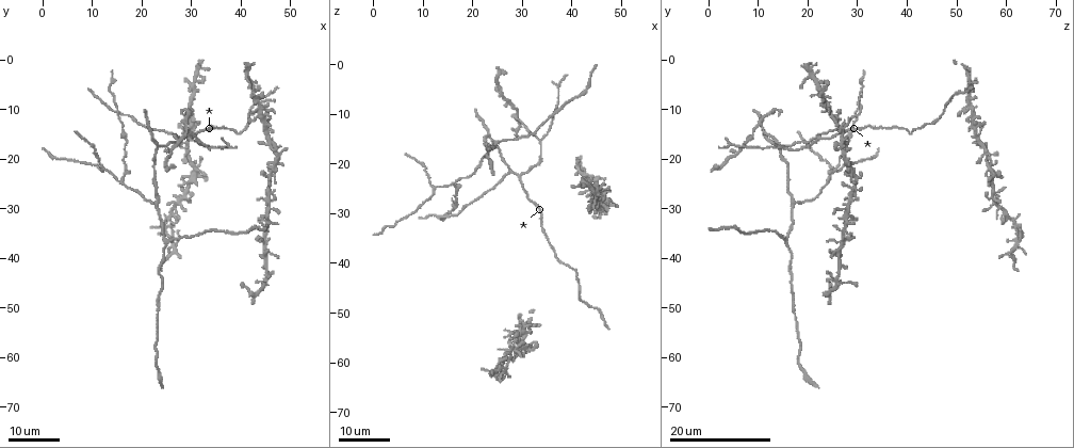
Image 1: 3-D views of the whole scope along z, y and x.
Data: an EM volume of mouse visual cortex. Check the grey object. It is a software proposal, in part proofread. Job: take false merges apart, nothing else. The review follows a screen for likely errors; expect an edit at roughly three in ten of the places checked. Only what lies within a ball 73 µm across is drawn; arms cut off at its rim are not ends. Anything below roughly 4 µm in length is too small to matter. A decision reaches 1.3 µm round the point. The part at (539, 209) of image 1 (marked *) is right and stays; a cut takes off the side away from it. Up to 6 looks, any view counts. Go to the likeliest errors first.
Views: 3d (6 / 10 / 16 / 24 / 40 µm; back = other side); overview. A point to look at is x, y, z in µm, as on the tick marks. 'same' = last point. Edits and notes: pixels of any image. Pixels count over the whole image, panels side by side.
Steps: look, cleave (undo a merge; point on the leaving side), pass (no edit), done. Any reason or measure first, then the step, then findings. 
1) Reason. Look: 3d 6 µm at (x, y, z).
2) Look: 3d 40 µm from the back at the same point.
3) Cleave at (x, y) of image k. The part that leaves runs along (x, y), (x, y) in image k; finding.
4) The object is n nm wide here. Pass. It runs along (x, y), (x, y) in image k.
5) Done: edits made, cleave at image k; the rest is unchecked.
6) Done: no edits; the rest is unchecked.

A fork. Look: 3d 16 µm at (16.0, 24.0, 24.0).

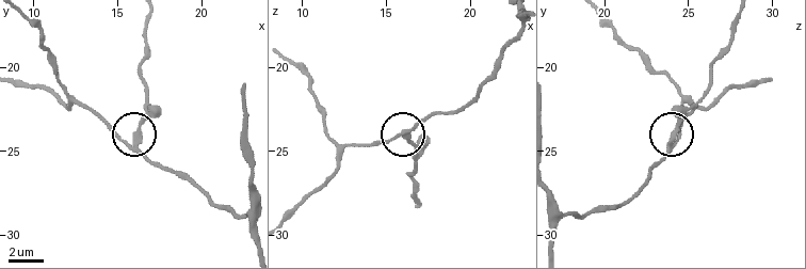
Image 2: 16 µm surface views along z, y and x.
Closer look. Look: 3d 10 µm at (16.0, 24.2, 24.1).

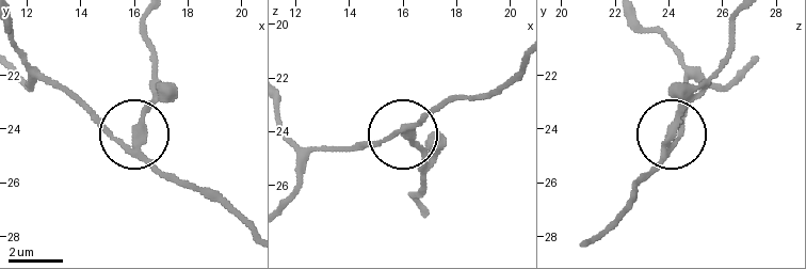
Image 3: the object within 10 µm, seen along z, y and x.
Closer look. Look: 3d 6 µm at (16.0, 24.2, 24.0).

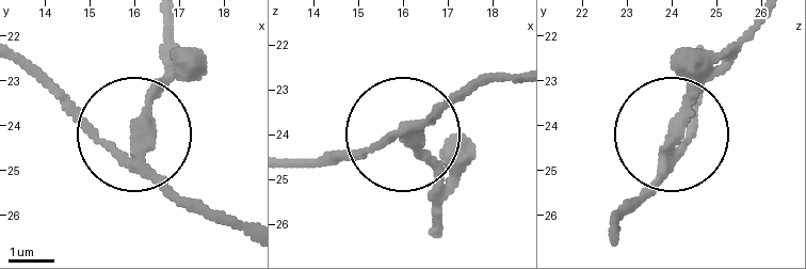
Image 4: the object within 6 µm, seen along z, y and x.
3 arms meet here. Cleave at (160, 91) of image 4. Two cells meet here.

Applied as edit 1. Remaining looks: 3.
Three-way junction. Look: 3d 16 µm at (28.5, 13.0, 10.0).

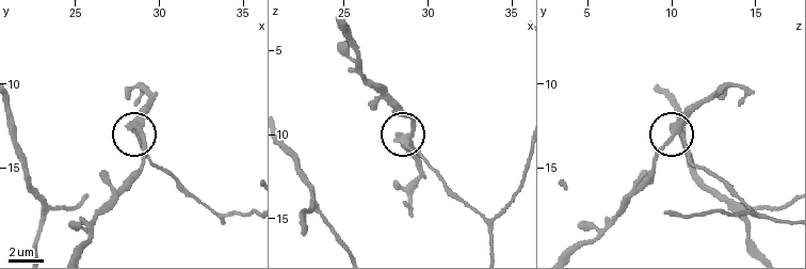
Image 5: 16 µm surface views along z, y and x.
Look: 3d 10 µm at (29.0, 13.0, 10.0).

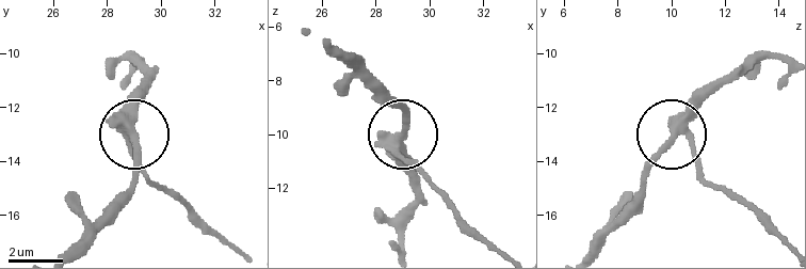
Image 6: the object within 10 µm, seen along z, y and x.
3 arms meet here. Cleave at (144, 96) of image 6. The part that leaves runs along (121, 127), (132, 146), (132, 194), (84, 249) in image 6; two cells meet here.

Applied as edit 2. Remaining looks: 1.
Done: edits made, cleave at image 4, cleave at image 6; the rest is unchecked.

